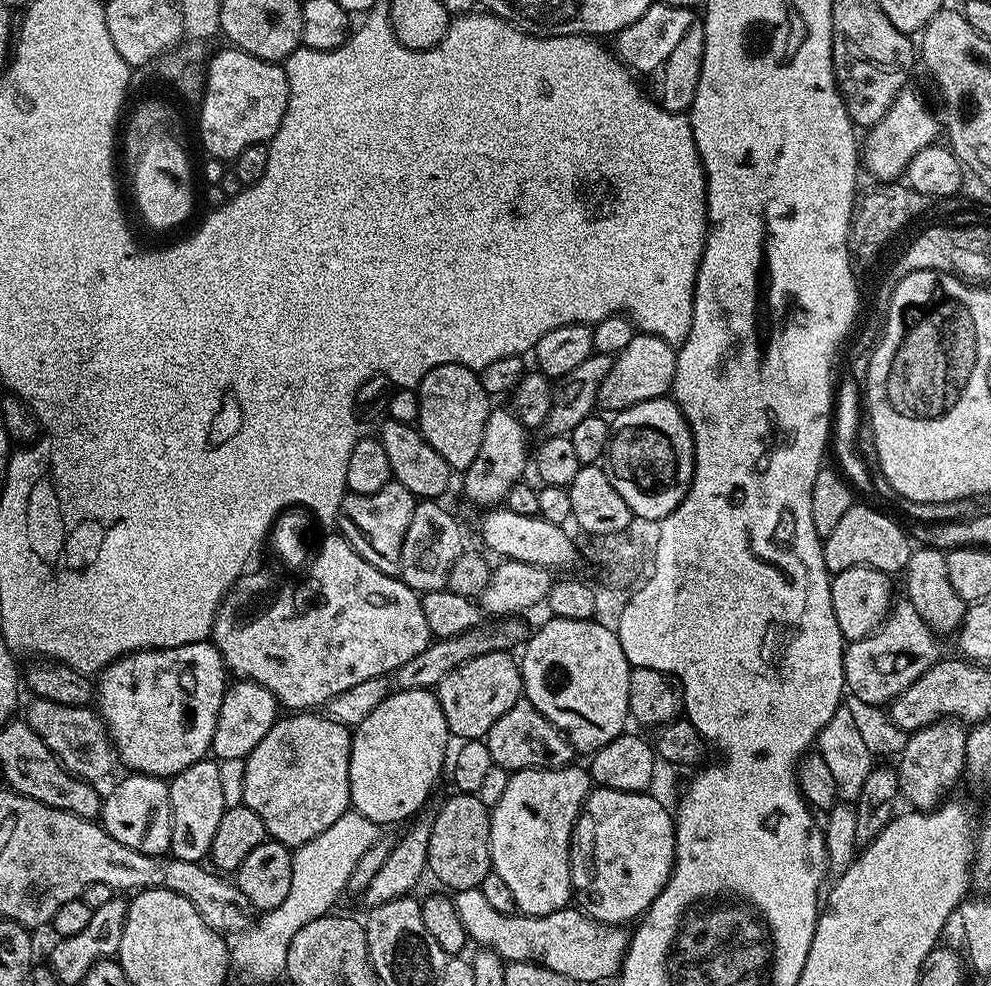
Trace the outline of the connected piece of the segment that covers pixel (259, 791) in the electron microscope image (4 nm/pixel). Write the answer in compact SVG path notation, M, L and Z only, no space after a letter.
M304 710L299 714L288 714L283 718L277 719L276 724L266 734L266 738L262 738L262 742L258 742L258 746L254 746L254 750L244 761L245 764L245 788L243 807L254 810L254 814L258 814L258 818L262 818L264 823L264 831L271 839L276 840L280 844L287 844L289 848L295 850L301 844L310 842L310 838L318 838L318 834L322 834L322 830L327 830L329 826L334 826L334 822L338 822L338 818L342 818L342 814L349 811L350 808L350 750L352 749L352 732L345 728L343 724L328 719L327 715L320 714L312 710Z

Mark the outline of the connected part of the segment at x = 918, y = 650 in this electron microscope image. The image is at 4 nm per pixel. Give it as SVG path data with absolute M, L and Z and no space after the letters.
M900 598L892 605L886 619L875 630L861 640L853 640L844 650L844 682L849 693L857 695L862 701L879 706L891 705L895 696L902 694L923 672L930 670L941 659L937 633L914 610L907 598Z

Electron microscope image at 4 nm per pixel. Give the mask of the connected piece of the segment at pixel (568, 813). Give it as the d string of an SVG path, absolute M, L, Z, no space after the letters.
M569 766L566 768L523 768L521 772L513 772L506 782L506 790L502 793L502 798L490 809L492 814L492 825L490 826L490 846L492 847L492 871L506 882L506 887L514 894L514 902L517 909L526 916L545 916L554 914L558 910L569 907L573 903L574 893L572 890L572 834L576 826L576 820L582 814L584 801L588 798L588 793L592 791L594 785L587 767L576 768Z

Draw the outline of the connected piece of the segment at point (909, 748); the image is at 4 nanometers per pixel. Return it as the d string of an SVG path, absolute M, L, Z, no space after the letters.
M952 718L938 720L909 735L903 752L898 756L898 771L901 797L905 801L908 799L913 809L931 810L937 807L959 782L960 775L965 775L967 737L965 725Z

